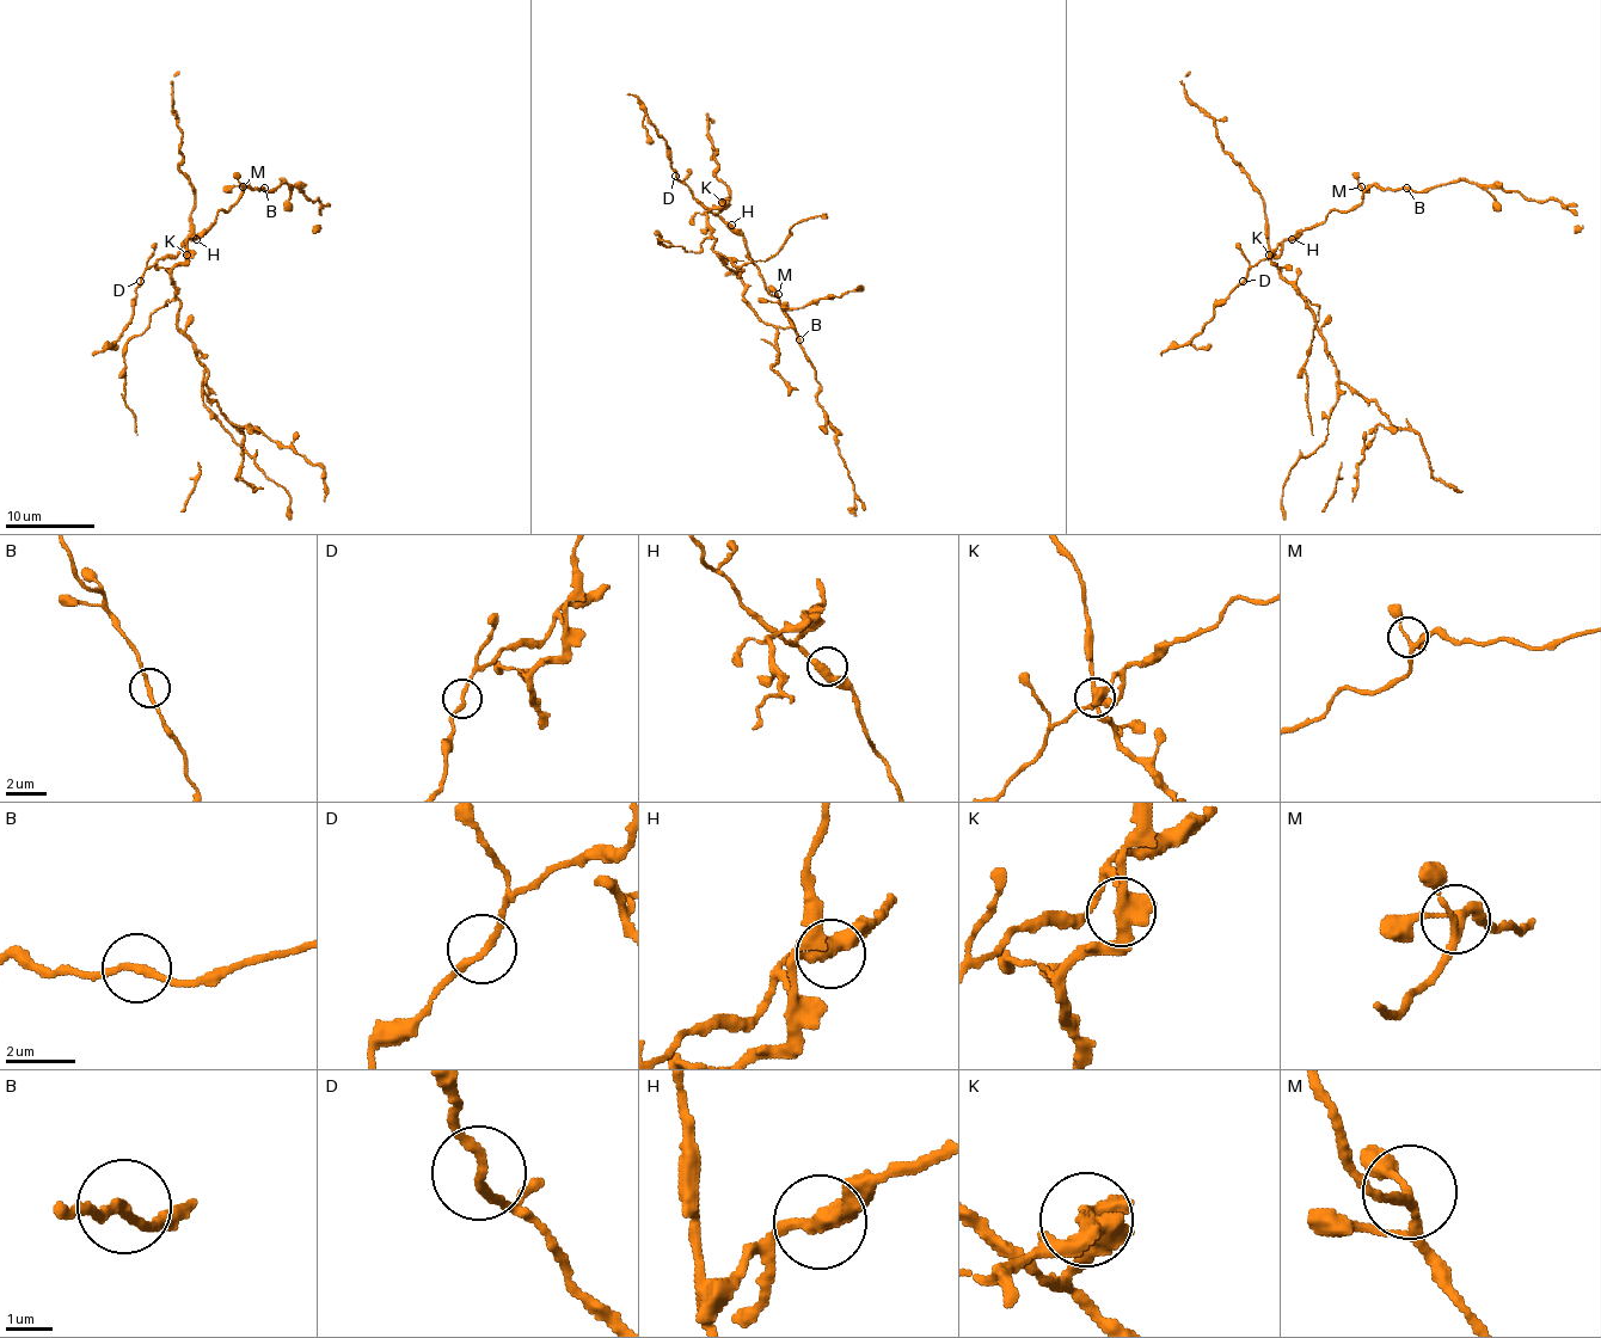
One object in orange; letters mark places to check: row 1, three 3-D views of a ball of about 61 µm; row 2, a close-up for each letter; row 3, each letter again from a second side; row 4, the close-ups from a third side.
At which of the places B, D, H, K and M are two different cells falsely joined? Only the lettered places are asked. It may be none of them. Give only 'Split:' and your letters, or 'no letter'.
Split: B, K

